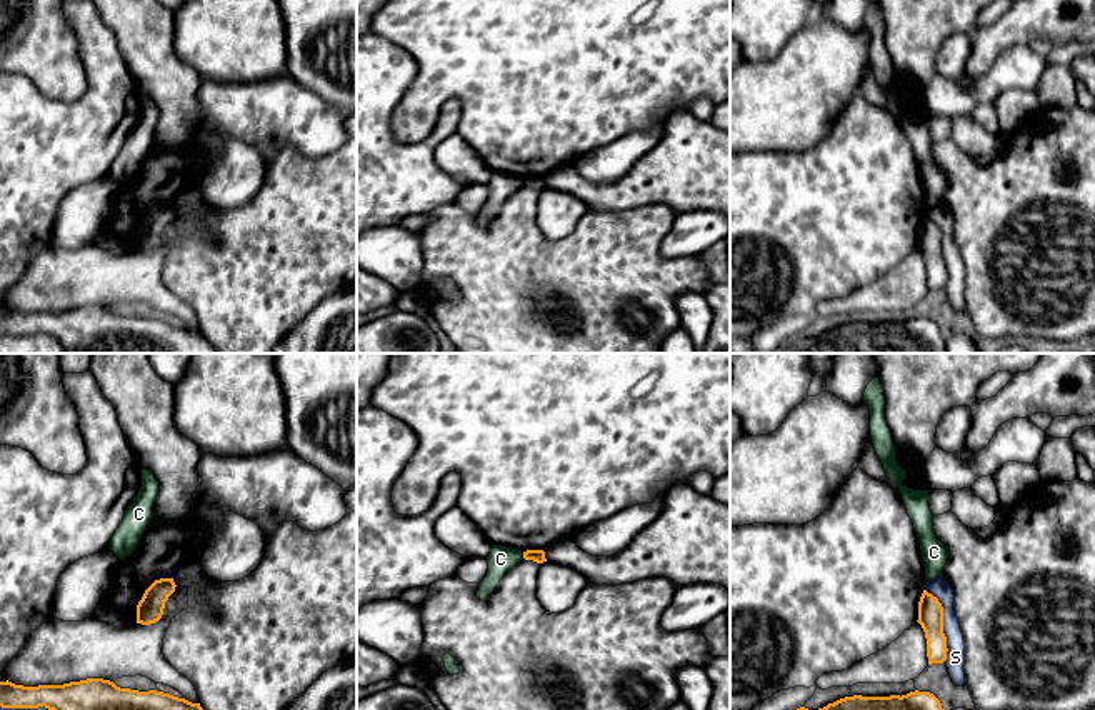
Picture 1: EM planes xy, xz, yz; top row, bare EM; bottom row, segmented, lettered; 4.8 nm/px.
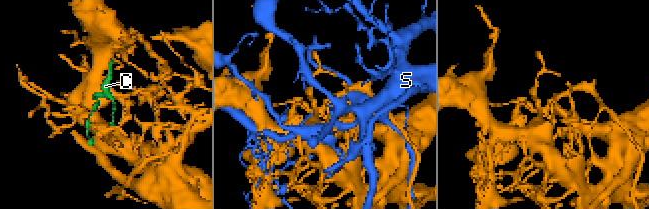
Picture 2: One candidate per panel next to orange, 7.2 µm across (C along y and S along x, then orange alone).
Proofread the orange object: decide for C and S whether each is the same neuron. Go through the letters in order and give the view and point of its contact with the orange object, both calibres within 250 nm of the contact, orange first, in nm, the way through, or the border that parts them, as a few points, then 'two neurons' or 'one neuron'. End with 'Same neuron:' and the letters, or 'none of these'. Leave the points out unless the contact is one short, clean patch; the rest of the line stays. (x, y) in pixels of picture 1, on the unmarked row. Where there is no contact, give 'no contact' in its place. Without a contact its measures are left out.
C: meets orange in xz at (524, 182); 60 nm thick on the orange side, 130 nm on the other; border along xz (522, 179), (524, 184); two neurons
S: meets orange in yz at (942, 250); 130 nm thick on the orange side, 100 nm on the other; two neurons
Same neuron: none of these

